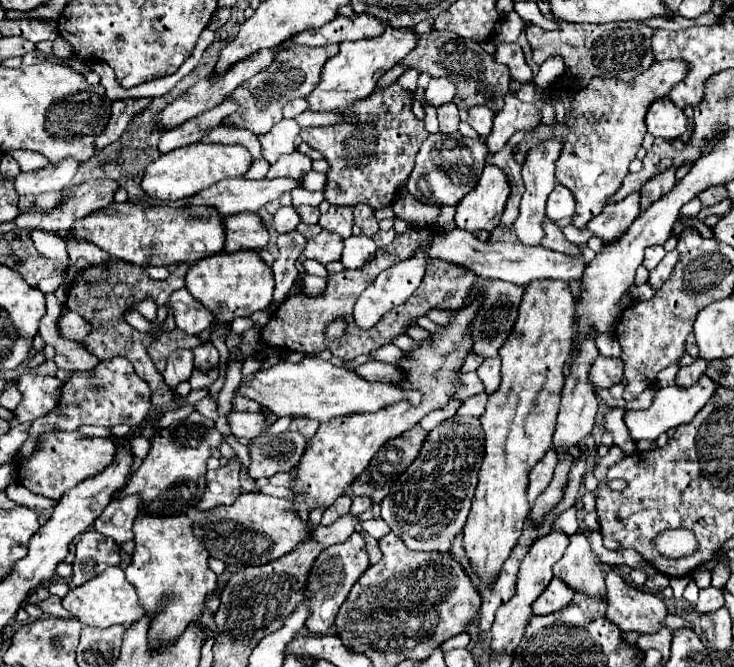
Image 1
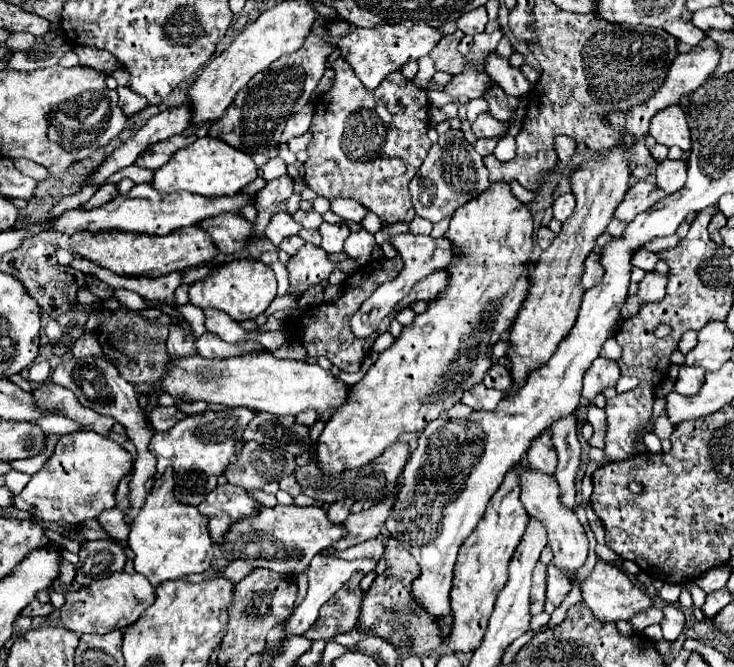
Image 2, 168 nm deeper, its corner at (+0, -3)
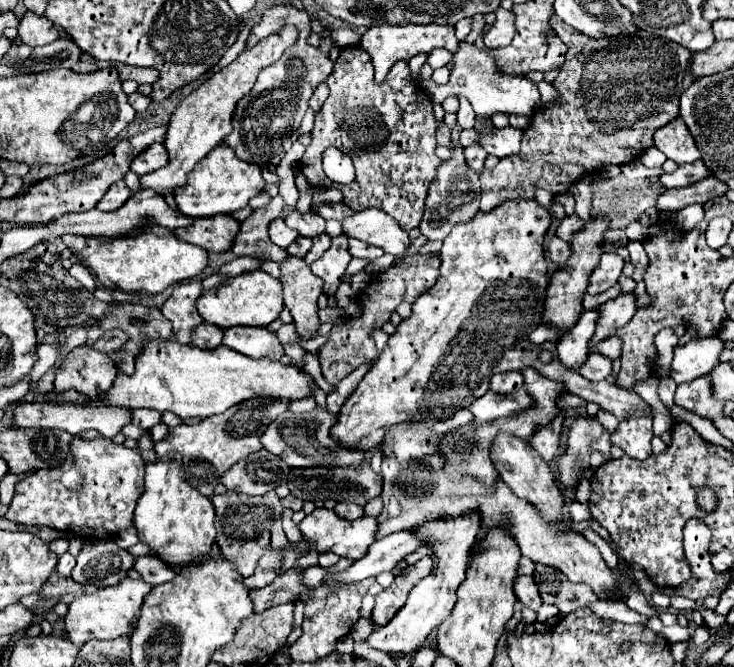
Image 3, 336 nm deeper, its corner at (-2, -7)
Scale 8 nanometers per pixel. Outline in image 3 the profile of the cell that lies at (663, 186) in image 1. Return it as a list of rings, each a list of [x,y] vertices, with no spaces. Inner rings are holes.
[[[699,159],[695,163],[689,163],[689,165],[679,165],[673,173],[669,175],[661,175],[661,185],[667,187],[667,189],[673,189],[673,187],[687,187],[703,177],[709,175],[709,169],[705,169],[705,163]]]

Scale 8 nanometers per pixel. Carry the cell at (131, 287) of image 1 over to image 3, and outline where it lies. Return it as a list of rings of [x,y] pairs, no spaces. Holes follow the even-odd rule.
[[[237,257],[231,263],[225,263],[221,267],[221,273],[227,275],[227,277],[233,277],[233,275],[241,275],[241,273],[249,273],[249,271],[261,269],[261,263],[263,261],[255,259],[255,257]]]

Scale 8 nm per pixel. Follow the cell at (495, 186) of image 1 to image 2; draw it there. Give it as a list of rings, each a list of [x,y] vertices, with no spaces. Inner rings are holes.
[[[505,181],[491,183],[487,193],[481,193],[475,201],[469,201],[463,209],[453,213],[445,237],[455,245],[455,249],[459,249],[459,253],[463,253],[463,257],[447,269],[449,287],[429,303],[425,313],[417,315],[415,321],[403,329],[389,349],[379,353],[379,359],[371,365],[367,375],[353,385],[347,403],[335,409],[333,417],[325,423],[325,429],[317,441],[317,463],[323,475],[335,475],[367,465],[391,443],[395,443],[399,435],[423,431],[429,421],[449,411],[461,399],[463,391],[483,381],[487,369],[491,367],[489,351],[499,341],[501,333],[513,325],[529,289],[525,265],[531,261],[531,233],[531,213],[521,201],[517,201]]]

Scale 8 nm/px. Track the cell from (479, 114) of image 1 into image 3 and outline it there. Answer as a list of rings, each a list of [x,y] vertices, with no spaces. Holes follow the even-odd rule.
[[[477,117],[475,131],[477,131],[477,143],[489,155],[495,155],[495,157],[501,159],[501,157],[519,153],[519,143],[521,143],[521,137],[523,137],[521,129],[515,129],[515,127],[493,129],[491,119]]]

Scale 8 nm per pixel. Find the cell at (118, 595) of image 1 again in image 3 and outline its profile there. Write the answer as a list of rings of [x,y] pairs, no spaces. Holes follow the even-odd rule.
[[[127,577],[115,587],[105,587],[95,593],[79,595],[69,605],[69,613],[65,617],[67,637],[75,645],[81,647],[83,643],[87,643],[91,639],[115,639],[115,637],[123,637],[123,635],[131,635],[131,631],[135,629],[141,605],[143,605],[143,597],[151,591],[151,587],[153,585],[145,583],[143,579],[129,579]]]

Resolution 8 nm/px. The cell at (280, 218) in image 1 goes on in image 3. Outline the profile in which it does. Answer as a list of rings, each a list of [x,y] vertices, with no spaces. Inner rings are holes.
[[[277,217],[277,219],[271,221],[269,235],[271,235],[271,241],[275,245],[279,245],[281,249],[287,249],[299,237],[299,233],[295,229],[289,229],[281,217]]]

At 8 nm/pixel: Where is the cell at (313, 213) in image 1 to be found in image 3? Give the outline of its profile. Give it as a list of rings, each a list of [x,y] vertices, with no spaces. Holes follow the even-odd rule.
[[[293,211],[285,217],[285,223],[287,223],[287,227],[299,231],[299,235],[303,235],[303,237],[317,237],[317,235],[325,233],[325,219],[319,215],[313,215],[313,213]]]

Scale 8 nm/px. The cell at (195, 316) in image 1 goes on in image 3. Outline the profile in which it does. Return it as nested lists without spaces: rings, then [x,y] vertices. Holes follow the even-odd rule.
[[[231,327],[225,329],[223,345],[229,349],[243,353],[253,359],[269,357],[271,361],[281,361],[283,357],[283,345],[277,339],[275,331],[263,329],[263,327]]]

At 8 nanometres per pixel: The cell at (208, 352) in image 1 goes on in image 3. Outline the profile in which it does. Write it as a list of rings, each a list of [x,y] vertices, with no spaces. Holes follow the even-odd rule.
[[[203,321],[201,325],[197,325],[197,329],[193,329],[191,341],[201,349],[215,349],[223,341],[223,331],[219,327],[209,325],[209,323]]]

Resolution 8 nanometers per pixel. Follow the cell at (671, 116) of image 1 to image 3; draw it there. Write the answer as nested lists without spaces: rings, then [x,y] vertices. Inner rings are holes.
[[[677,117],[669,125],[657,129],[655,147],[661,153],[665,153],[667,159],[675,161],[677,165],[693,163],[693,161],[697,161],[701,157],[695,141],[693,141],[687,125],[681,121],[681,117]]]

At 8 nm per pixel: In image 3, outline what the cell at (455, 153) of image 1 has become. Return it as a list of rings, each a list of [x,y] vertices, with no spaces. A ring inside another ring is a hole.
[[[453,129],[453,141],[455,141],[455,149],[451,151],[453,159],[445,161],[439,167],[437,177],[431,181],[431,187],[429,187],[429,197],[427,197],[427,203],[425,203],[423,221],[419,225],[421,233],[427,239],[443,241],[457,223],[471,221],[479,213],[479,197],[481,197],[479,177],[473,169],[467,167],[465,157],[463,157],[463,147],[459,143],[459,131],[455,131],[455,129]]]

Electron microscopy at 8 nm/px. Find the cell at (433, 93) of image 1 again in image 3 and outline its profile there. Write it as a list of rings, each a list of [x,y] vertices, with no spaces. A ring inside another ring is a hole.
[[[465,41],[459,43],[455,53],[455,65],[451,69],[451,79],[447,85],[438,85],[432,79],[423,80],[421,87],[433,104],[442,103],[449,96],[467,97],[479,117],[491,117],[493,113],[515,113],[531,117],[539,107],[537,85],[523,75],[503,75],[495,67],[491,49],[477,49]]]

